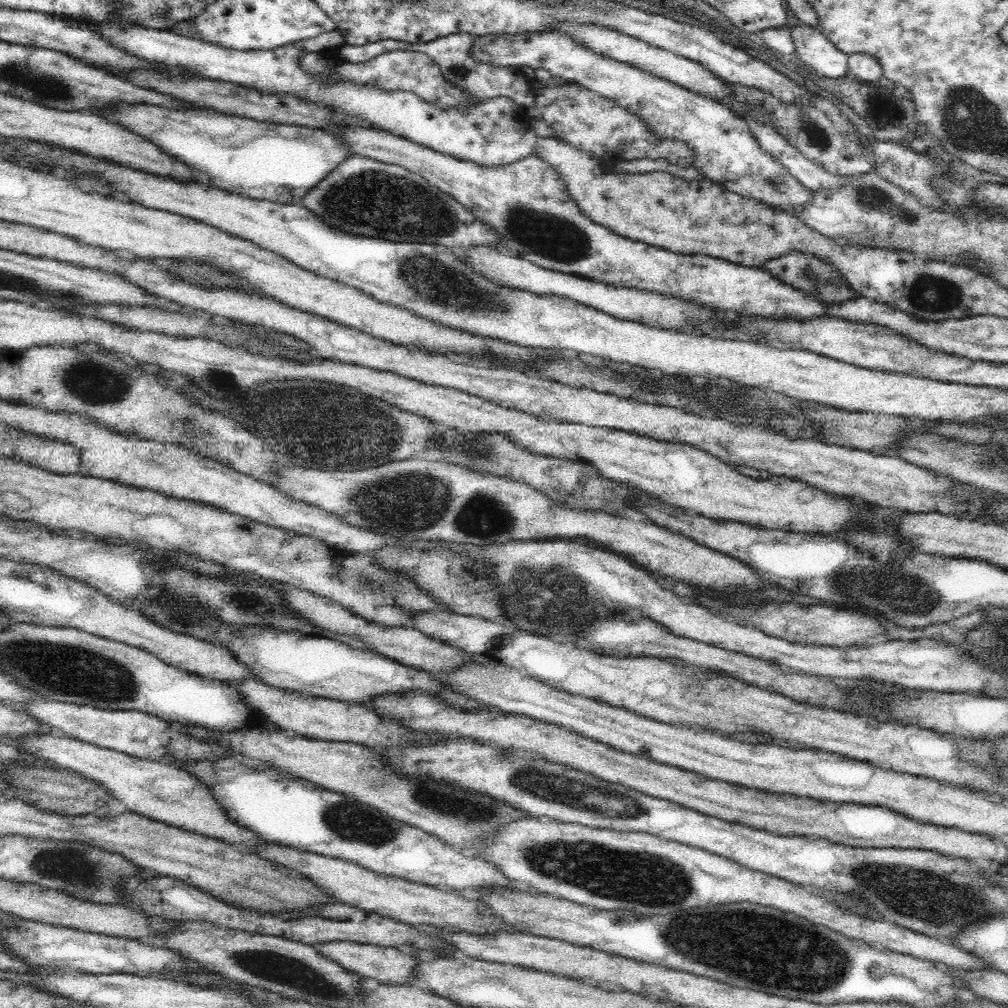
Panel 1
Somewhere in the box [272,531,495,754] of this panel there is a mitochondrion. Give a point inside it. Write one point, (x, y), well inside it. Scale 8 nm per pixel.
(370, 582)

